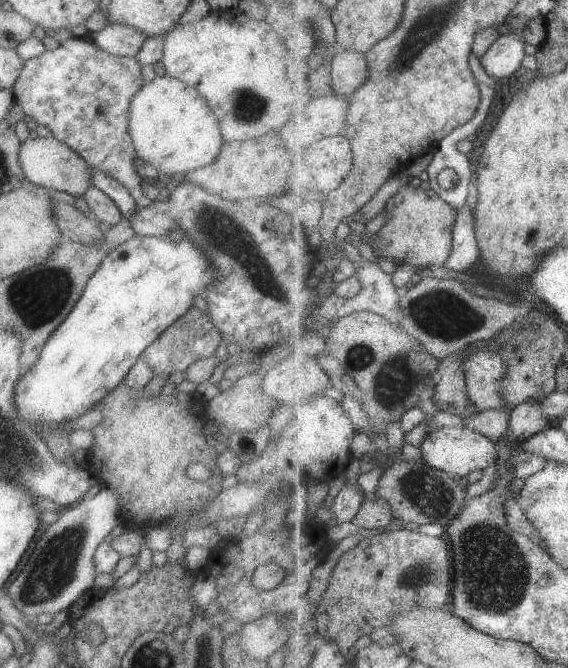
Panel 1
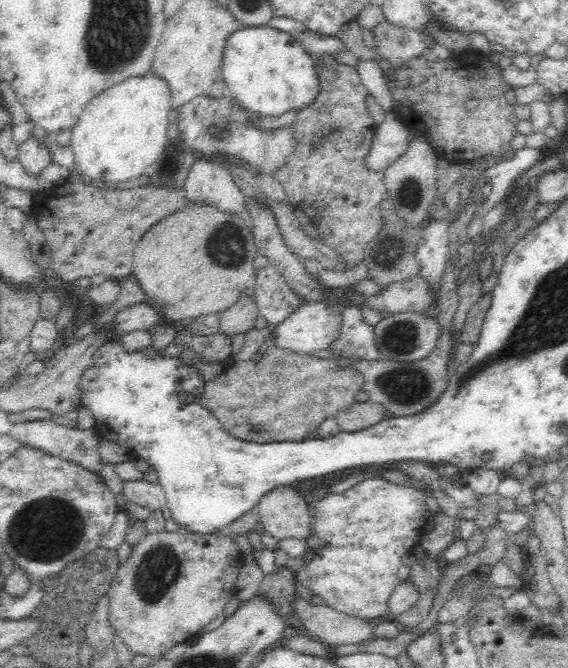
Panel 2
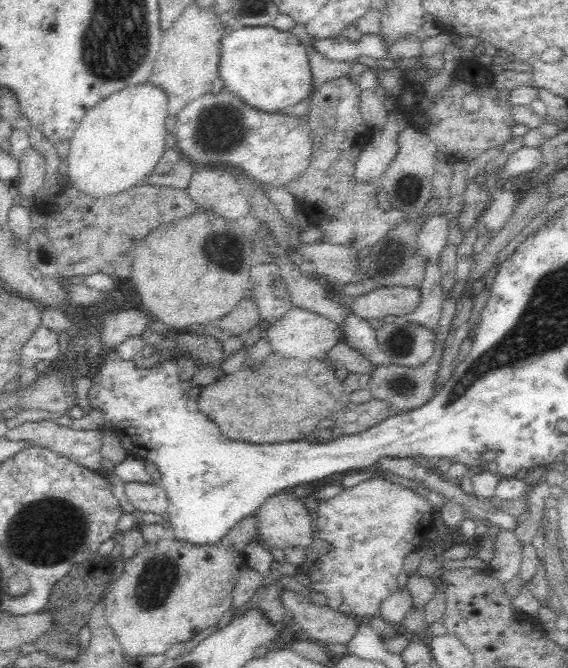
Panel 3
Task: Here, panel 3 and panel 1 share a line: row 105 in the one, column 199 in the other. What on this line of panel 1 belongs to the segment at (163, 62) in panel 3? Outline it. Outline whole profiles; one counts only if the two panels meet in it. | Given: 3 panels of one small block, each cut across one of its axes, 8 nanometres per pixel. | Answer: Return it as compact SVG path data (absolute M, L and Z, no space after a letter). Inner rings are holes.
M270 132L268 136L256 140L224 144L220 148L218 158L212 164L185 173L184 181L202 186L208 194L218 194L224 200L266 198L266 196L280 196L284 192L284 186L288 186L288 168L292 168L290 154L284 148L278 134Z

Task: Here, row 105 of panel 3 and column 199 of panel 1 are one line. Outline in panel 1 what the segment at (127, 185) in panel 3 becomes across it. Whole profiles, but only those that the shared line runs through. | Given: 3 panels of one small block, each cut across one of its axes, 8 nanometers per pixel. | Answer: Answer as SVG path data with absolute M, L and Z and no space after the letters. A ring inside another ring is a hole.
M159 77L144 83L130 100L128 132L138 158L158 170L159 174L182 174L210 164L222 146L218 122L200 94L182 80Z

